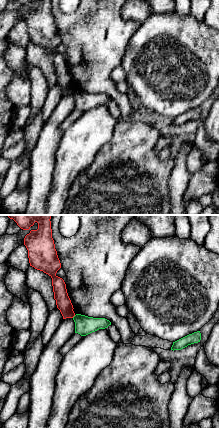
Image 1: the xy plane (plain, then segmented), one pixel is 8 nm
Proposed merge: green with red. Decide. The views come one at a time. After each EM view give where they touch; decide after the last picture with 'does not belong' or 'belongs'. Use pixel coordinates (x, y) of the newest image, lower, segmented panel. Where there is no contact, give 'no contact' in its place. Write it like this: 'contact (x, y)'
contact (74, 316)

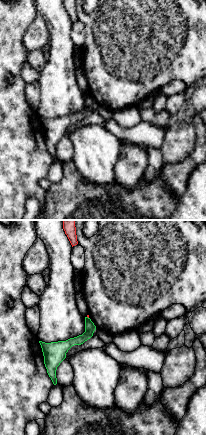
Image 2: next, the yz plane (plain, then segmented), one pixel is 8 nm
no contact

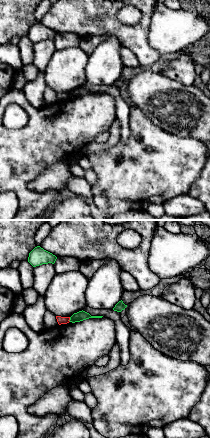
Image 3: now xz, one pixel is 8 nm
contact (70, 319)

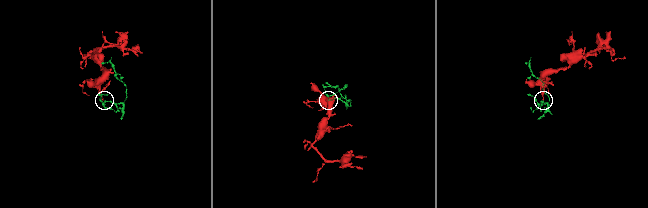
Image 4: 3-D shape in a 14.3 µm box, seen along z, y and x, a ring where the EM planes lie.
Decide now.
does not belong

